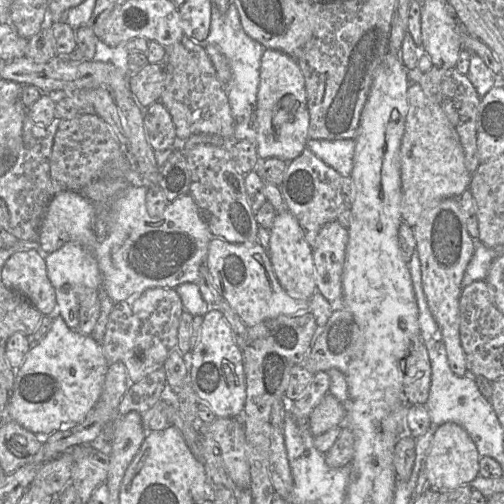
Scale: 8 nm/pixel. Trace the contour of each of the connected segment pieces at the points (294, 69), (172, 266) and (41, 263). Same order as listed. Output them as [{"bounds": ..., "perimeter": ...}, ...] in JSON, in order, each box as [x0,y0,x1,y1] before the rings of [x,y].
[{"bounds":[256,49,309,162],"perimeter":[[[265,49],[260,65],[256,114],[256,148],[260,159],[279,158],[290,162],[301,155],[309,140],[309,111],[304,76],[294,57]]]},{"bounds":[38,185,212,304],"perimeter":[[[128,185],[109,200],[90,200],[78,191],[55,195],[42,220],[38,241],[44,251],[52,253],[65,243],[77,242],[95,256],[102,275],[102,285],[114,304],[135,297],[150,288],[175,289],[184,283],[197,283],[201,266],[207,264],[212,234],[201,219],[190,193],[166,205],[160,217],[151,217],[146,207],[146,186]]]},{"bounds":[2,250,55,314],"perimeter":[[[36,250],[19,251],[10,256],[2,270],[2,281],[7,288],[23,295],[42,314],[55,314],[55,289],[48,278],[45,259]]]}]

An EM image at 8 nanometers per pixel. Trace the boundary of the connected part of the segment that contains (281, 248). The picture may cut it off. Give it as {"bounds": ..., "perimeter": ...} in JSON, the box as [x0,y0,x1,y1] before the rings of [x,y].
{"bounds":[268,210,319,300],"perimeter":[[[289,210],[278,213],[275,217],[270,229],[268,256],[279,283],[290,296],[310,300],[315,291],[319,291],[315,280],[313,250],[306,241],[298,220]]]}

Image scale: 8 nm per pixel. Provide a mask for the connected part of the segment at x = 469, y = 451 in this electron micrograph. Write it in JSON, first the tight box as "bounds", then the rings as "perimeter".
{"bounds":[424,422,479,492],"perimeter":[[[454,422],[440,425],[425,458],[424,472],[428,485],[439,492],[449,492],[469,484],[479,475],[479,459],[476,445],[462,426]]]}

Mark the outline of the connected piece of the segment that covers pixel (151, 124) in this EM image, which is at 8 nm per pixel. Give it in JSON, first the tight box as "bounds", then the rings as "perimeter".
{"bounds":[143,101,176,151],"perimeter":[[[158,101],[145,108],[143,121],[149,144],[155,151],[176,146],[174,123],[164,104]]]}

